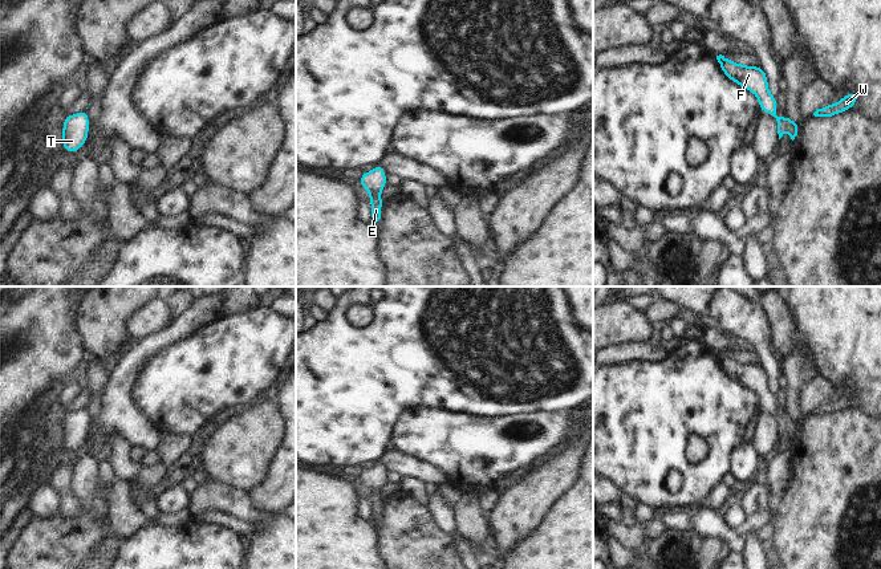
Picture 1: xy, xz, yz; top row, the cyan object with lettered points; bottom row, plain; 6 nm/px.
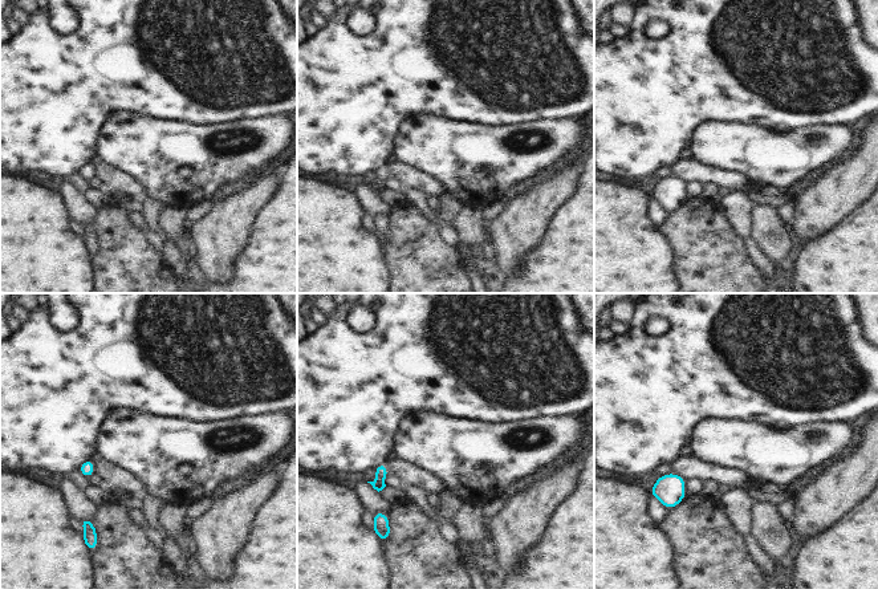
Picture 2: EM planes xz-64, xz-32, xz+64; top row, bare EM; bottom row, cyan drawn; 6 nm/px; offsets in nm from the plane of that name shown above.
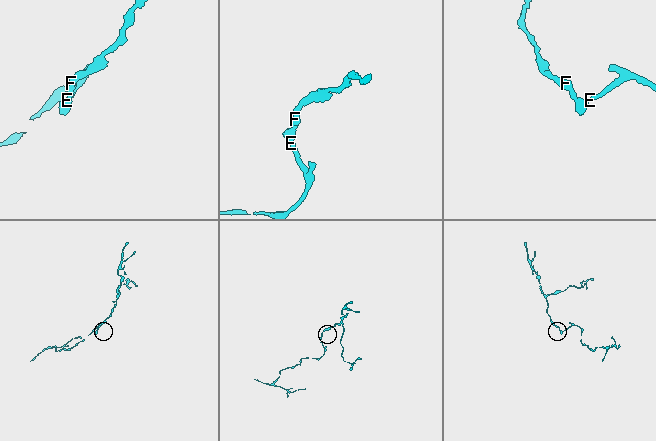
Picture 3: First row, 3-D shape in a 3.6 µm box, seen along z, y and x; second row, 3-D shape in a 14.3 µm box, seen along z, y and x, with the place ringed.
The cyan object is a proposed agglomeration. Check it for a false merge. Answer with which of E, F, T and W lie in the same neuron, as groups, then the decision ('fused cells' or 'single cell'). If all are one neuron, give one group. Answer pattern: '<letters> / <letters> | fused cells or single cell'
E F T W | single cell

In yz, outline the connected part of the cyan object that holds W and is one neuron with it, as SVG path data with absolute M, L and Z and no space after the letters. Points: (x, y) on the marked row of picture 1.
M858 92L845 94L837 103L829 103L828 106L823 106L817 109L813 113L813 115L815 117L832 117L836 114L841 114L845 110L852 109L858 98L860 98Z

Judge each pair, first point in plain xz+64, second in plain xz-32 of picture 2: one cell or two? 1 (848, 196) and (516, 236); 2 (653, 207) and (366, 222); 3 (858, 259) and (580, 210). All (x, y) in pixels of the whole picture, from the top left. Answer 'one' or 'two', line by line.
1: one
2: one
3: one

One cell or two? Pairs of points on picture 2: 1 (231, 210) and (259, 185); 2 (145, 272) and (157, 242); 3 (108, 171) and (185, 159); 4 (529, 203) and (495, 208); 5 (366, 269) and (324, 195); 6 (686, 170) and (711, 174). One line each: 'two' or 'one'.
1: one
2: two
3: two
4: two
5: one
6: one

